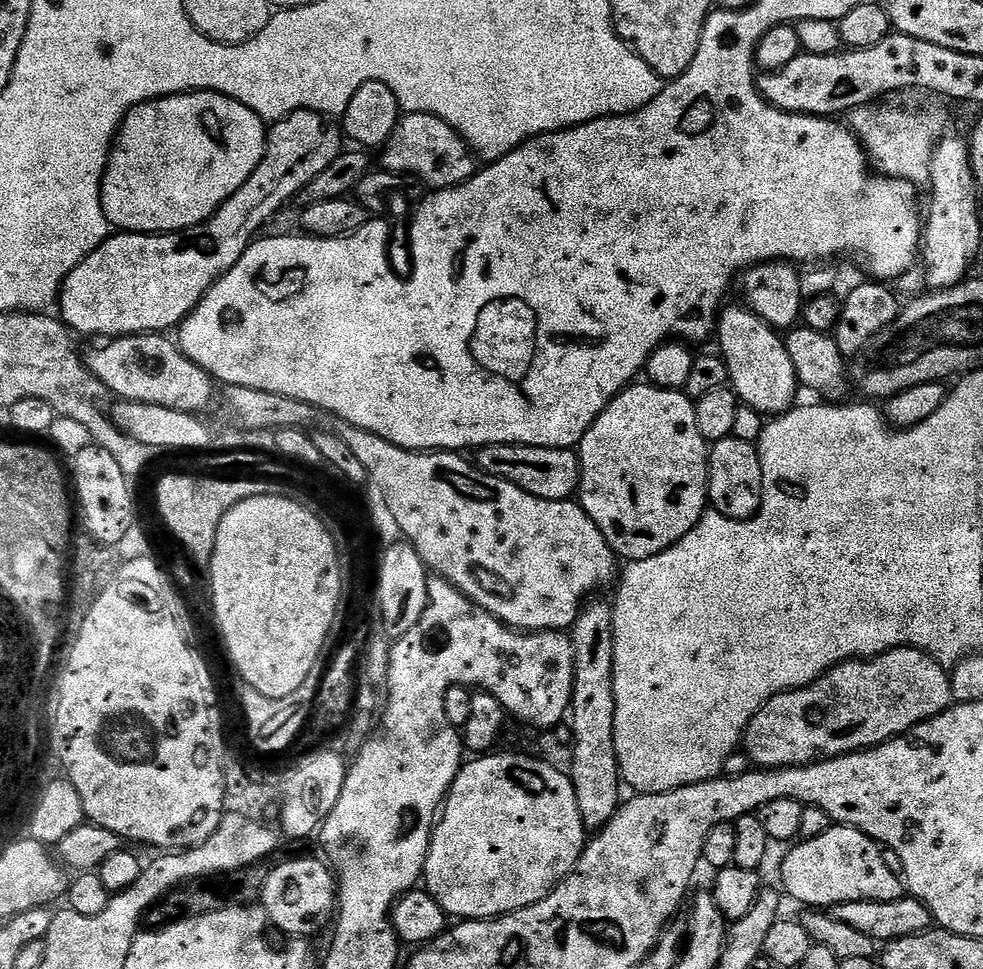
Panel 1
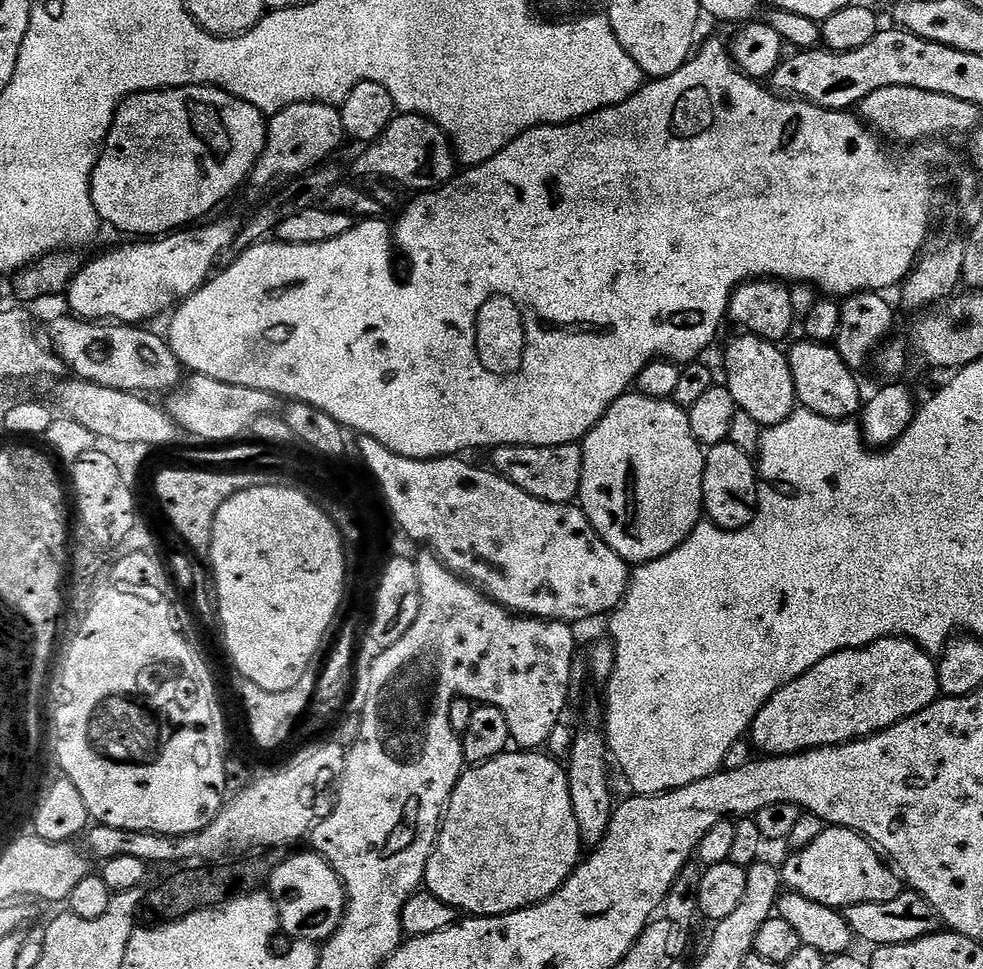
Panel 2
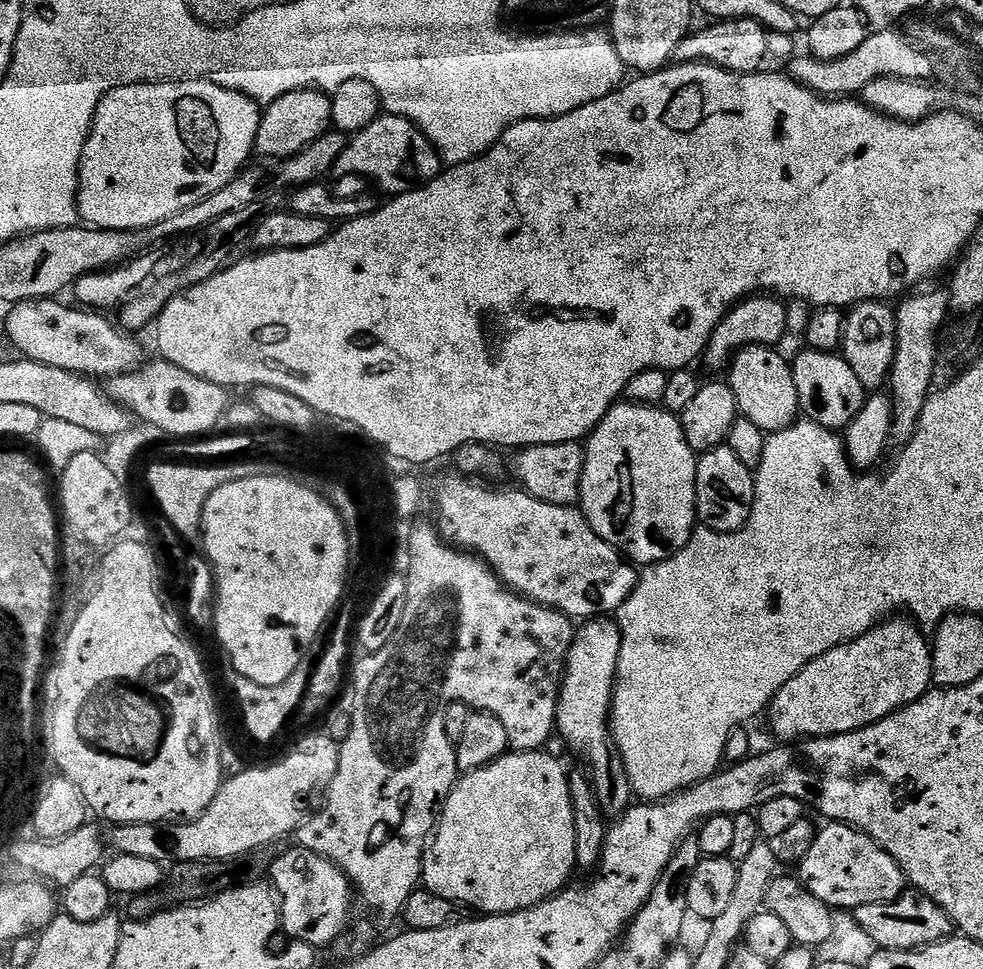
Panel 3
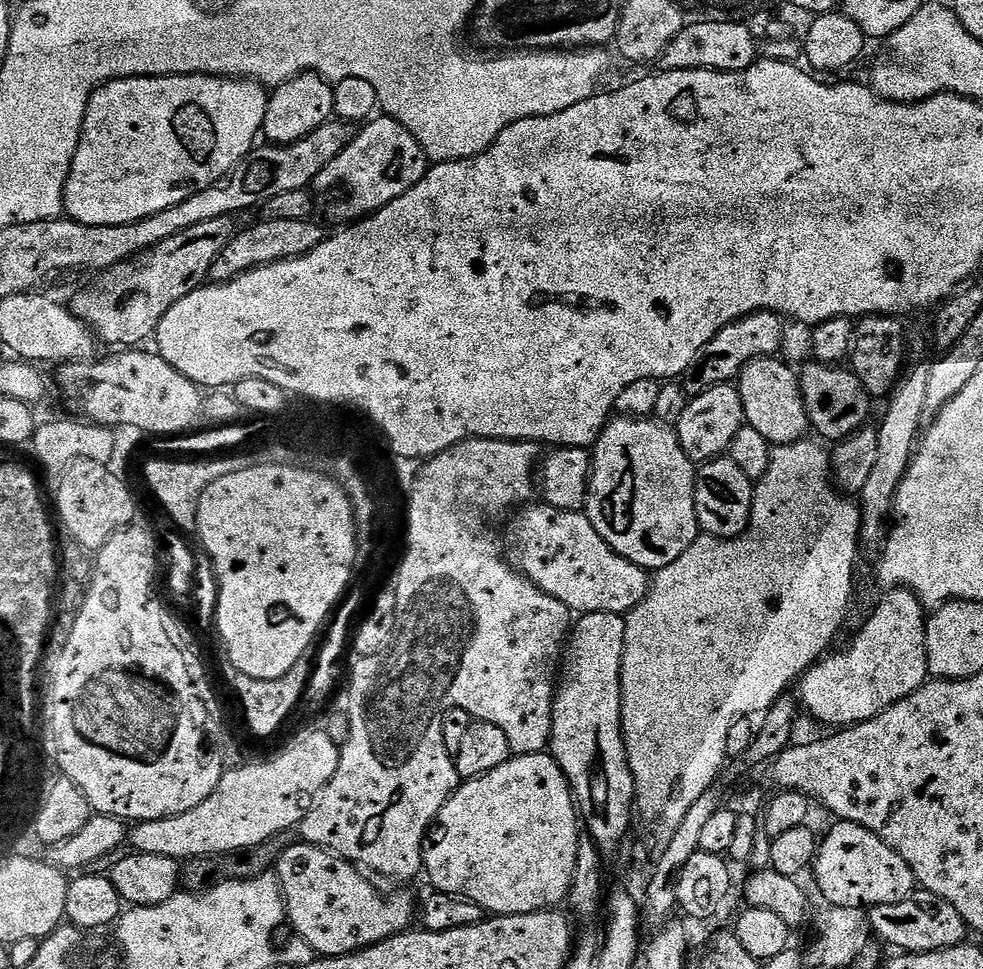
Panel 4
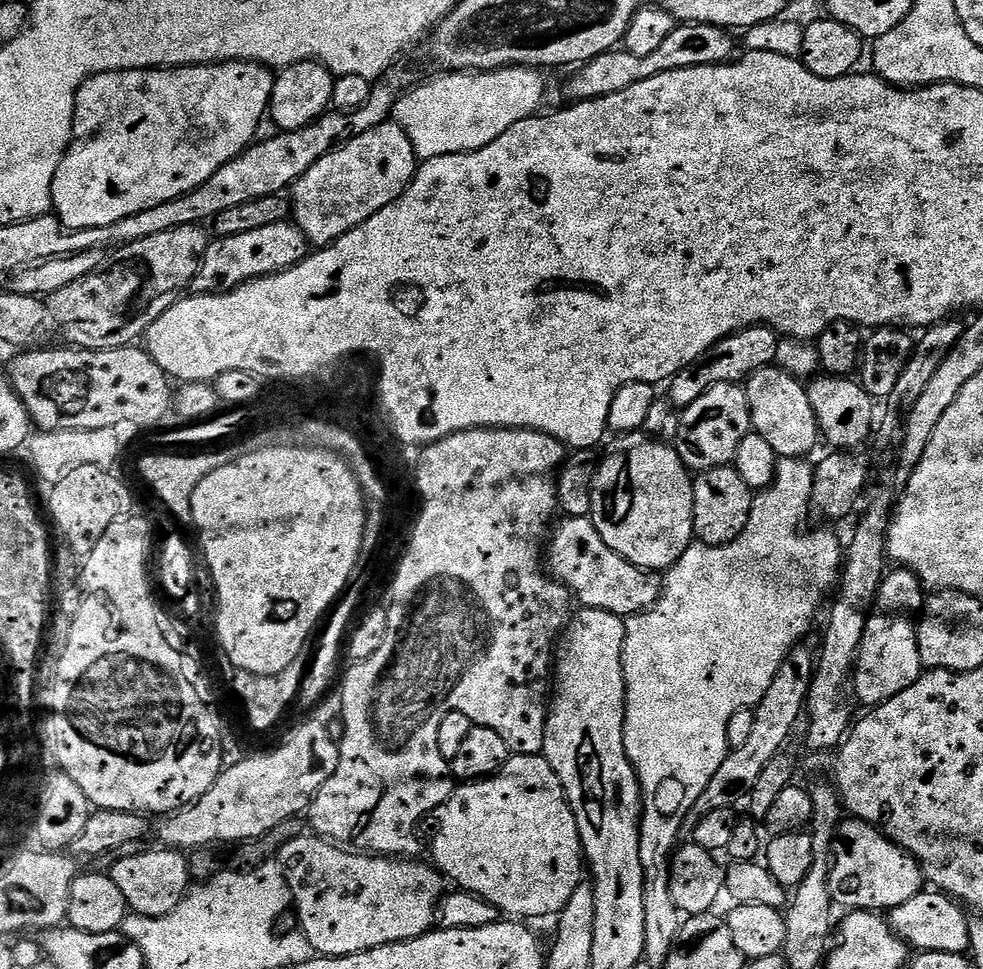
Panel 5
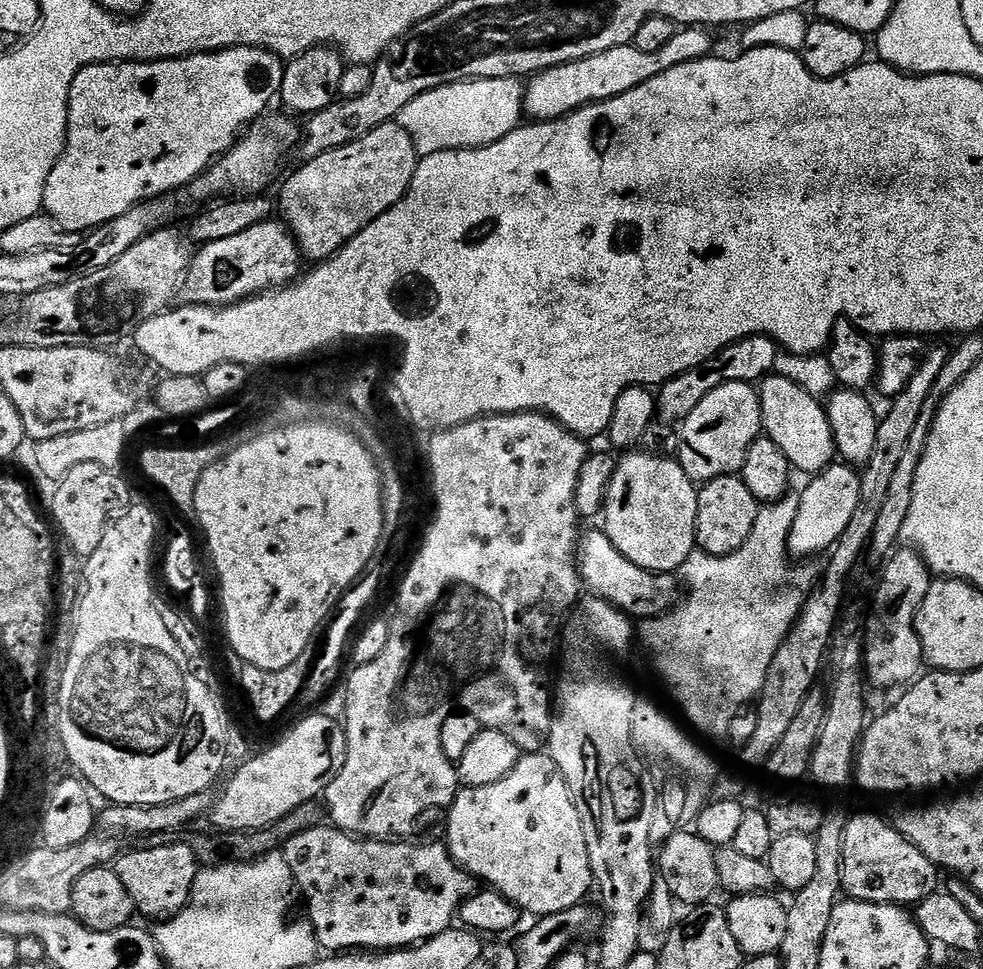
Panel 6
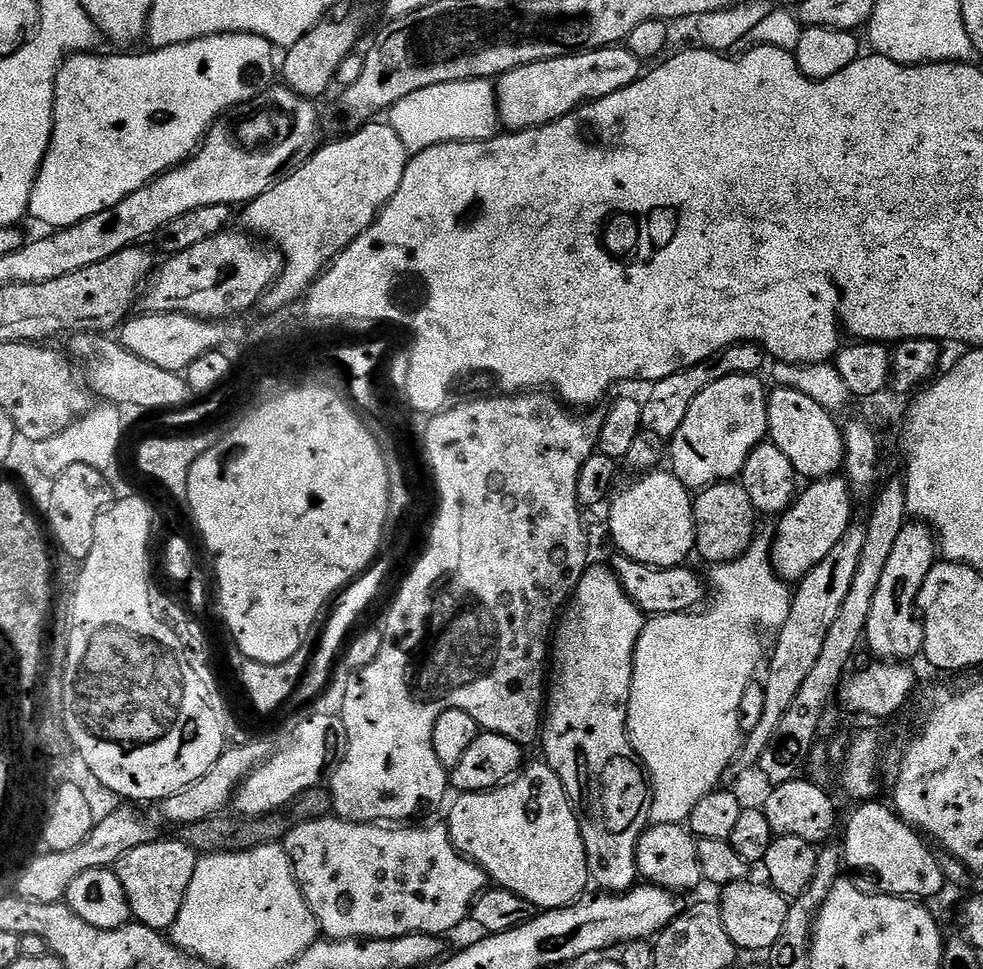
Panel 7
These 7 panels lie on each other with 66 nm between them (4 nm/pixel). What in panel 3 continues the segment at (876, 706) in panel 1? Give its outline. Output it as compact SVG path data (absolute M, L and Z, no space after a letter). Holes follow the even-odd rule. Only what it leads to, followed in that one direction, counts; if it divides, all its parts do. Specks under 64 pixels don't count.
M889 618L849 644L839 644L834 650L814 658L782 690L778 690L767 709L768 724L780 742L803 742L818 736L837 736L857 732L874 722L882 722L895 712L918 702L933 687L932 649L929 637L924 637L919 624L908 618Z

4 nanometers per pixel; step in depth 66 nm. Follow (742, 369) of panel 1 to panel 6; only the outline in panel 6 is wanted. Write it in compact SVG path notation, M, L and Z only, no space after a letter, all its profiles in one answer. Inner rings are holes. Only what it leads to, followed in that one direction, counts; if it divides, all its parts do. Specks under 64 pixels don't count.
M775 374L765 376L759 381L760 409L764 423L763 435L769 436L786 454L789 465L800 472L815 474L833 463L837 455L834 434L830 430L830 422L825 405L817 397L809 394L805 388Z

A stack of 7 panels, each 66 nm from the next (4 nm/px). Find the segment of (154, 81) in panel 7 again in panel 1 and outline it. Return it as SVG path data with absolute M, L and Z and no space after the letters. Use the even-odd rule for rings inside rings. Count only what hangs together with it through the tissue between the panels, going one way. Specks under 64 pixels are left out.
M183 92L142 102L124 116L108 154L100 183L104 217L113 229L122 232L159 234L198 226L210 219L254 174L264 157L267 141L265 121L254 110L217 92Z

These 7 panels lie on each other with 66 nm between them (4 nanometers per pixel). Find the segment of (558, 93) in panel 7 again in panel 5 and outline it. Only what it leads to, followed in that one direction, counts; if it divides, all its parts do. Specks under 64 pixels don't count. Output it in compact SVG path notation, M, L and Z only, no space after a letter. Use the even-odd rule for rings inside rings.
M681 24L666 37L666 42L658 45L658 50L651 54L639 56L626 50L613 50L602 54L587 64L577 67L576 72L568 80L568 100L597 100L610 94L618 94L634 82L646 82L646 78L654 78L658 74L666 74L670 70L686 70L694 66L710 66L711 64L726 64L733 59L732 51L736 44L732 41L733 33L726 28L710 26L709 24Z

